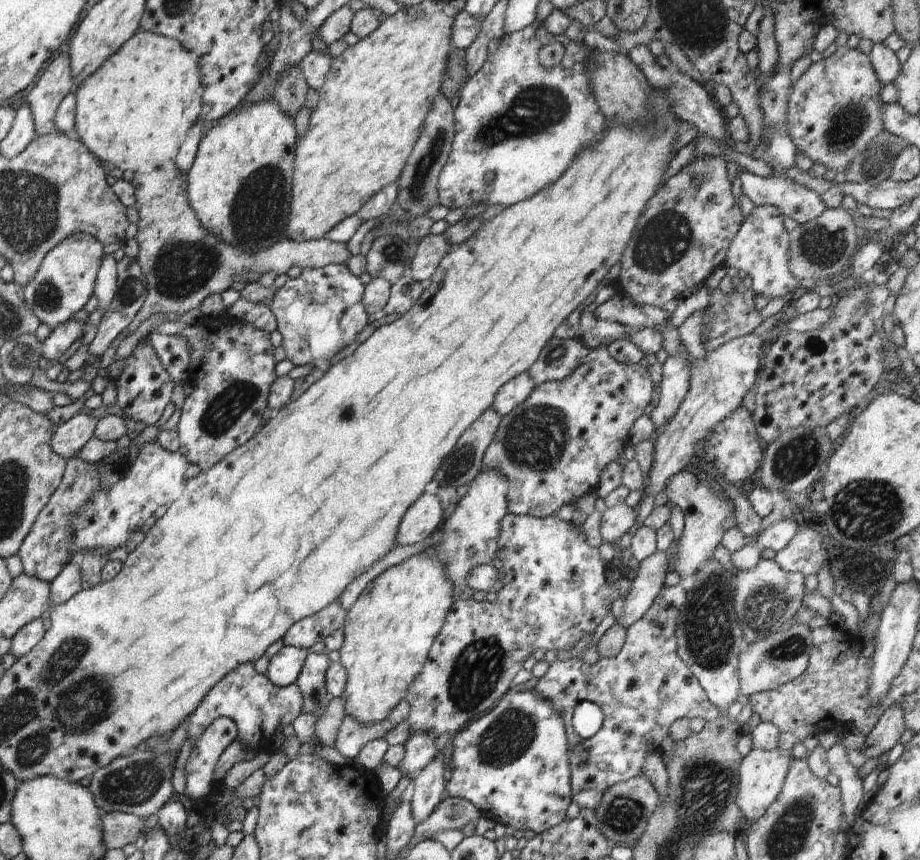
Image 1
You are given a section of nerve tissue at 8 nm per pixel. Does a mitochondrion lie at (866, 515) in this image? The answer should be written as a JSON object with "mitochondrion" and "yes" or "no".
{"mitochondrion":"yes"}

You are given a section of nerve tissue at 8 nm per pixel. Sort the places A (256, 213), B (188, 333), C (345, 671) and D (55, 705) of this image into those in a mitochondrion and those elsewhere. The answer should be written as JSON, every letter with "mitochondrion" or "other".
{"A":"mitochondrion","B":"other","C":"other","D":"mitochondrion"}

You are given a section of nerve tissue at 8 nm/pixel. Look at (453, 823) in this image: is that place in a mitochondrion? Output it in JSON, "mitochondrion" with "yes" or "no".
{"mitochondrion":"no"}

